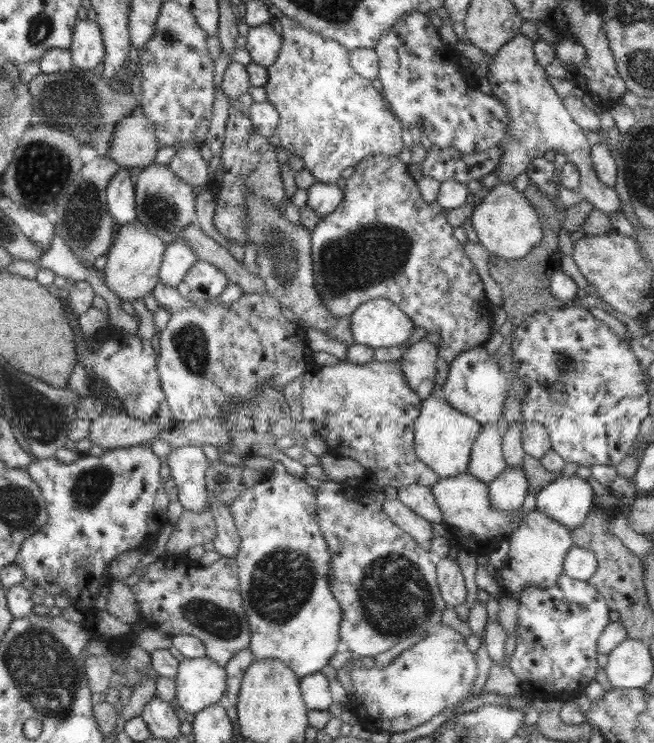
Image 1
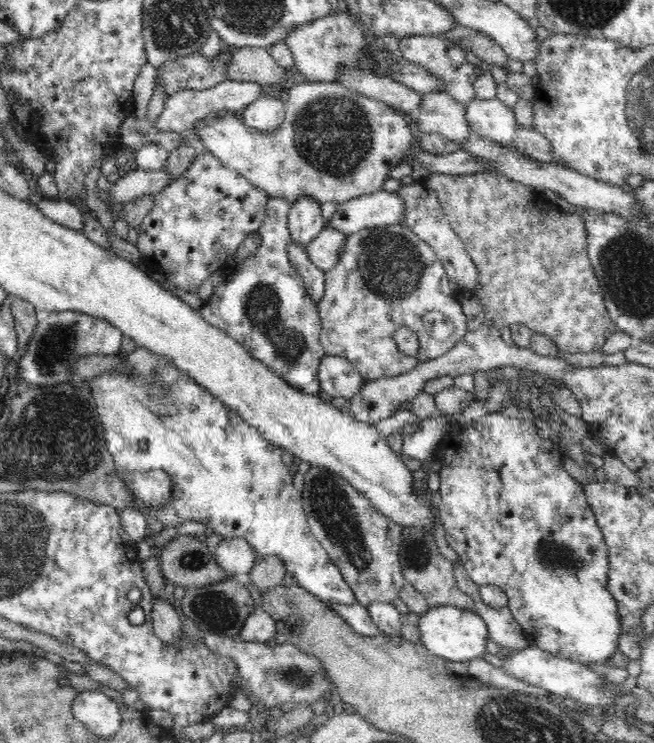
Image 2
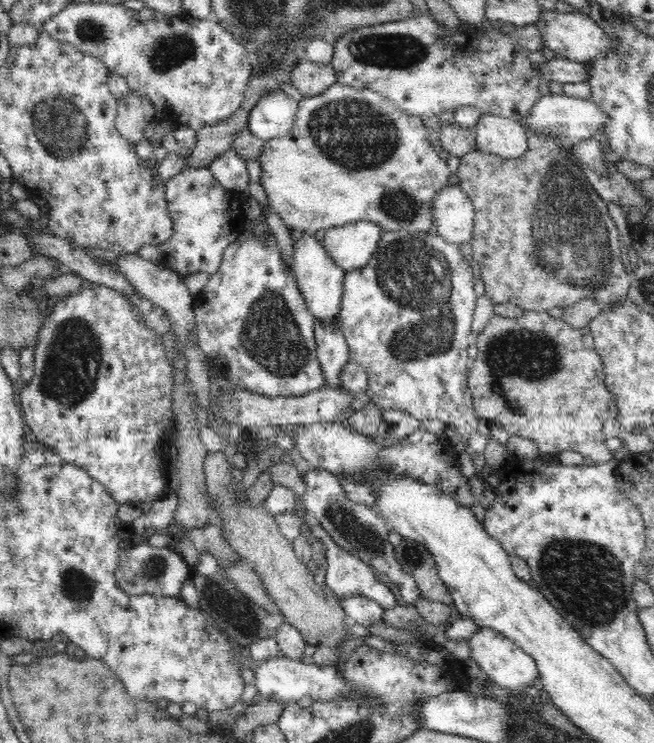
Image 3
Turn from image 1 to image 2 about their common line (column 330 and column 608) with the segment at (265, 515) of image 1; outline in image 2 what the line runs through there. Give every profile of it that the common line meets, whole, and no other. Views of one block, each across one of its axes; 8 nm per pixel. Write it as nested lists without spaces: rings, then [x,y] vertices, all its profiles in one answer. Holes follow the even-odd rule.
[[[501,412],[488,413],[485,419],[472,422],[464,422],[461,419],[454,420],[454,428],[451,433],[443,438],[442,446],[433,455],[434,462],[440,464],[440,502],[436,512],[444,527],[445,538],[452,550],[460,557],[466,575],[478,587],[492,585],[500,587],[508,597],[507,607],[512,611],[514,618],[520,623],[526,638],[528,647],[538,647],[547,653],[558,657],[570,659],[582,664],[605,664],[618,648],[621,636],[620,617],[618,616],[618,605],[614,597],[608,591],[609,554],[605,545],[601,528],[596,523],[594,511],[588,505],[588,499],[584,493],[584,487],[576,482],[568,472],[564,470],[564,456],[556,439],[544,440],[536,431],[535,424],[522,418],[509,418]]]

